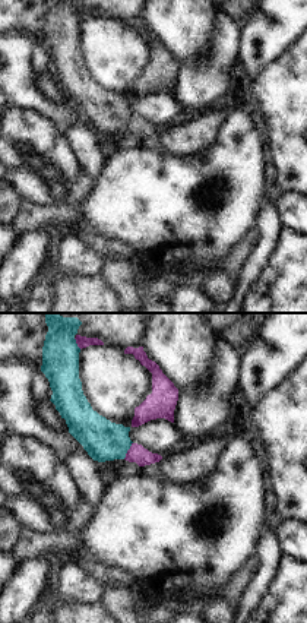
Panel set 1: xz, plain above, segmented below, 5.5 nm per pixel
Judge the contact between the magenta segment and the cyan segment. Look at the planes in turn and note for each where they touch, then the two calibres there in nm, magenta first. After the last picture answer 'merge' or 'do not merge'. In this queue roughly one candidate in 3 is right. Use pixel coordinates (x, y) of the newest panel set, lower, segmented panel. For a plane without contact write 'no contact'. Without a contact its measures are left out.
meets magenta at (127, 451); 100 nm thick on the magenta side, 220 nm on the other

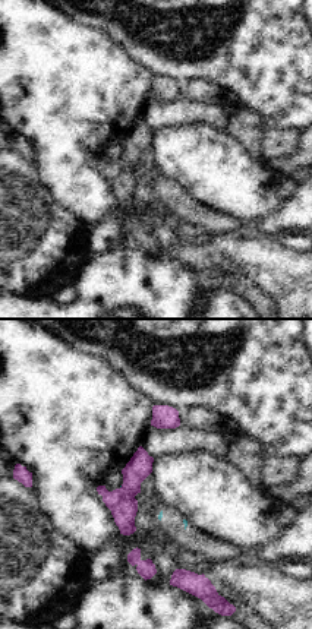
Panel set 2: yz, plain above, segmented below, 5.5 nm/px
no contact

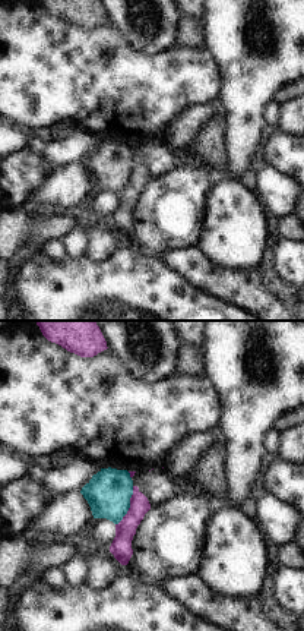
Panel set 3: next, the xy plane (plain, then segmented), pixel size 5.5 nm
meets magenta at (130, 505); 110 nm thick on the magenta side, 240 nm on the other

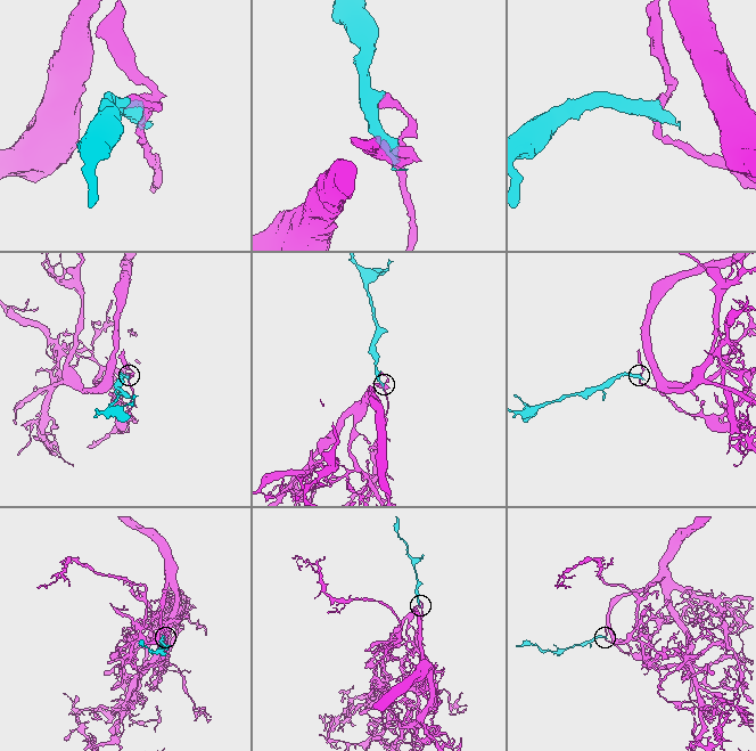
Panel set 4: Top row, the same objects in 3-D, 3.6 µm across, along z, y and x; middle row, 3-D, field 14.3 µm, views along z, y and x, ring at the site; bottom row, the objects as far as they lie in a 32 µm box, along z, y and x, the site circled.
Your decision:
do not merge

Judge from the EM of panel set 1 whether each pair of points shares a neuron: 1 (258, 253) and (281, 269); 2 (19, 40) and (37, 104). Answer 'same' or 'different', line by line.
1: different
2: same

